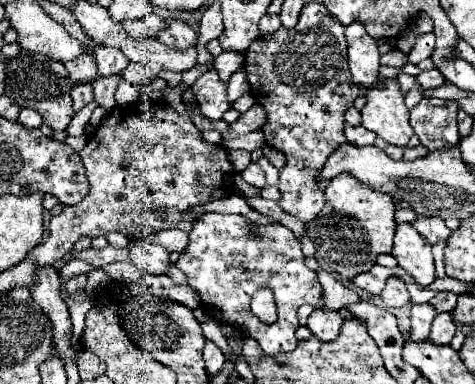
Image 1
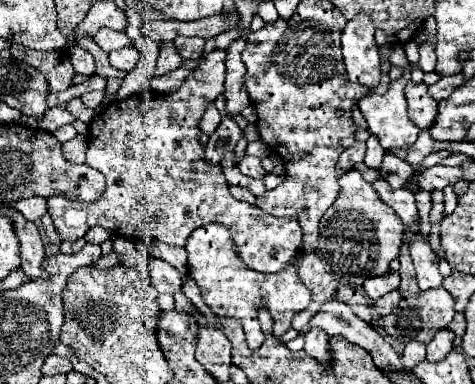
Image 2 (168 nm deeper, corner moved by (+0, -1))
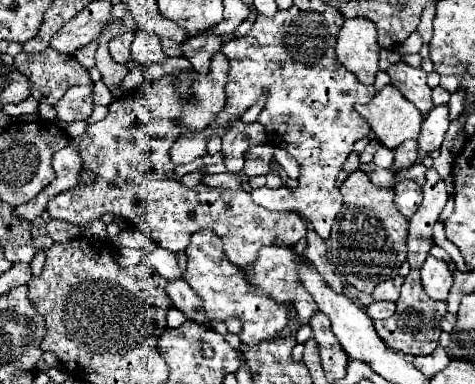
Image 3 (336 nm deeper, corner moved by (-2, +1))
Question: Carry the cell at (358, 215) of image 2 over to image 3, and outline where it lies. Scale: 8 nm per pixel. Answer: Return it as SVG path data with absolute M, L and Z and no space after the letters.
M361 170L345 178L341 194L343 212L337 216L331 238L327 240L327 260L341 280L345 278L347 284L371 294L379 282L395 278L399 266L407 258L407 218L395 208L393 190L375 188Z

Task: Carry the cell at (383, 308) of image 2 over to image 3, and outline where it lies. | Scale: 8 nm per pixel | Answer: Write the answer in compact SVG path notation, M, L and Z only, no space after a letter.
M373 302L371 306L367 306L367 314L373 320L383 320L395 314L395 302Z

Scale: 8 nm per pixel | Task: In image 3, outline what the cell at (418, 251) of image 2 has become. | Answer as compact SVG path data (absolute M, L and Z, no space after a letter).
M427 256L427 260L421 266L421 284L423 284L429 298L447 300L449 288L453 284L447 262L437 260L433 256Z

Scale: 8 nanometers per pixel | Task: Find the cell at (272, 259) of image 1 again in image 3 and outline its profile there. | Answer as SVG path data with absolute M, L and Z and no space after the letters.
M199 230L199 234L193 234L185 254L187 272L183 274L183 278L203 300L203 310L207 318L211 320L223 320L229 316L241 318L243 344L255 346L263 340L273 340L287 326L289 312L293 310L291 302L287 302L287 306L279 306L279 302L271 302L271 298L267 298L263 290L255 290L255 286L251 286L251 282L247 280L247 274L239 266L227 262L227 256L223 254L223 242L219 236L211 234L211 230Z

